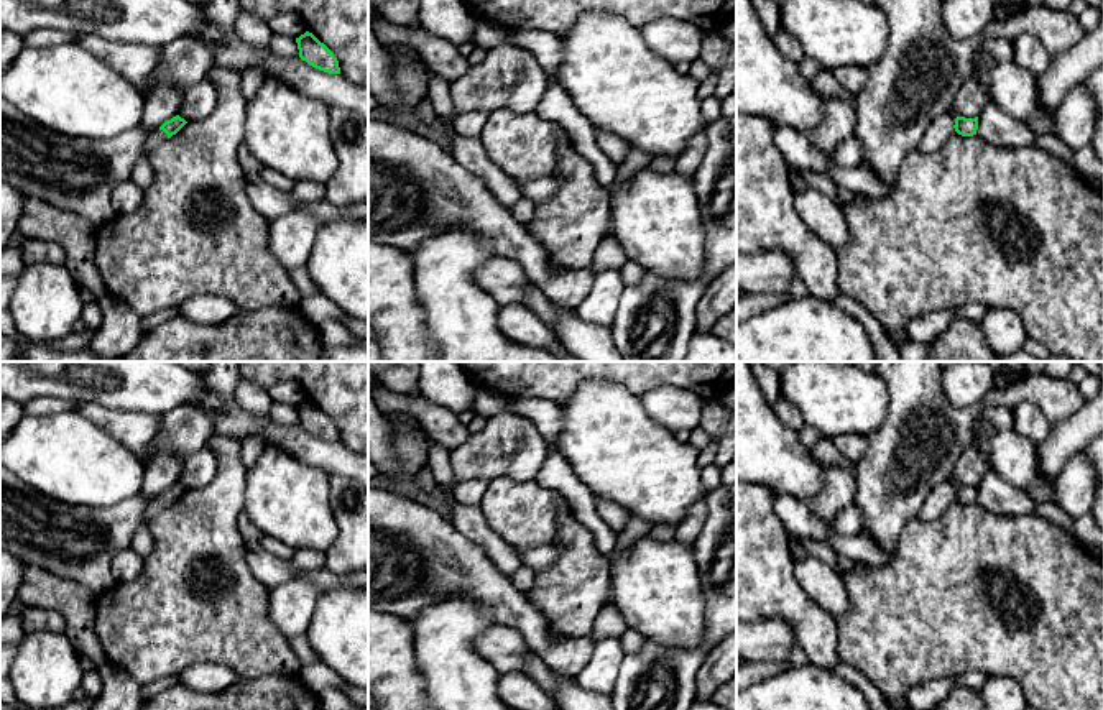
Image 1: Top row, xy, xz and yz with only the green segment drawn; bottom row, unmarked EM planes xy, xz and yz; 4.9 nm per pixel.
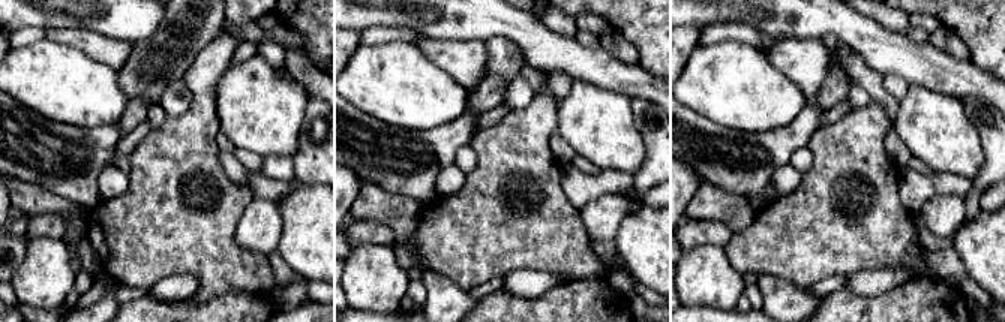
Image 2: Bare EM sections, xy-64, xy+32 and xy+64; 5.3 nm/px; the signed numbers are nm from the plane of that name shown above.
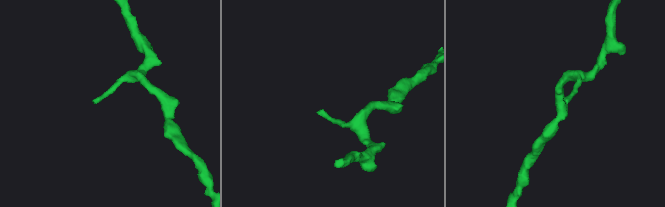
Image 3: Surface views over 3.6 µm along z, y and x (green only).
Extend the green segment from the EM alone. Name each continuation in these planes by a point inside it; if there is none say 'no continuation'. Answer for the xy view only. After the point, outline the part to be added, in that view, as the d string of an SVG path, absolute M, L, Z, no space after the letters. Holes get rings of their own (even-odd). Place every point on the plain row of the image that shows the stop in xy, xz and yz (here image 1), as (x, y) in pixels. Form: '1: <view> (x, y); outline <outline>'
1: xy (156, 505); outline M159 496L151 498L145 513L143 524L148 524L153 518L156 518L166 508L168 508L168 503L163 498Z

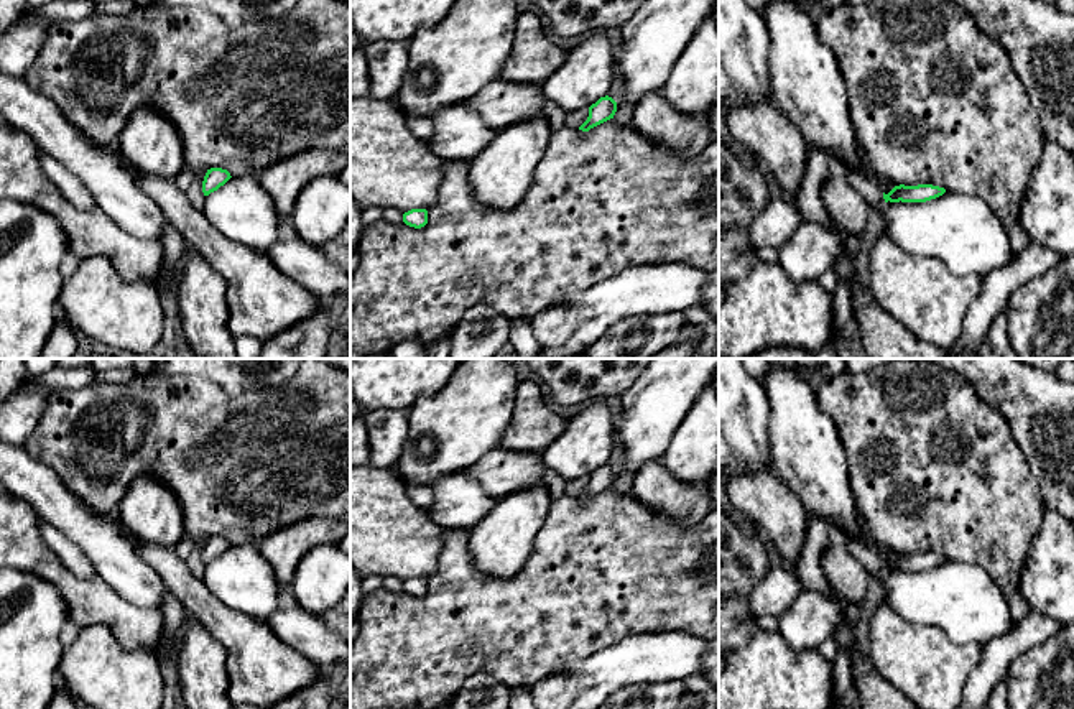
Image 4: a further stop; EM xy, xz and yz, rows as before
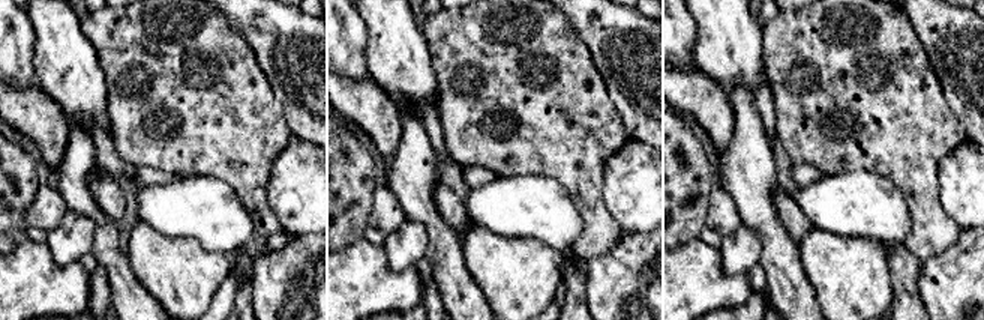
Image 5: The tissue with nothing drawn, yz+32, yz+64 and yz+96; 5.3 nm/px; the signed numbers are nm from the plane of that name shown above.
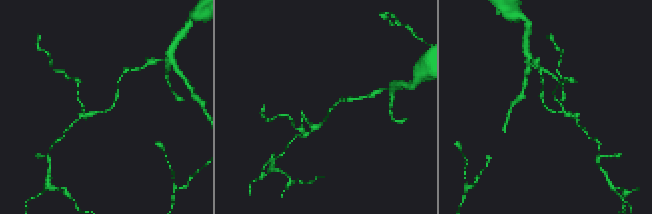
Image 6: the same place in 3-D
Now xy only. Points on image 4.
no continuation

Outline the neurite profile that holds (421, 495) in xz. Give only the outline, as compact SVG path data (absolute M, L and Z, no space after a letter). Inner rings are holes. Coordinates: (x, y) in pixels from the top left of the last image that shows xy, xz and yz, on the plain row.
M391 466L390 470L393 472L395 477L398 477L405 487L411 500L419 507L419 508L429 508L433 503L433 489L429 485L423 484L414 484L414 482L406 482L401 479L398 466Z

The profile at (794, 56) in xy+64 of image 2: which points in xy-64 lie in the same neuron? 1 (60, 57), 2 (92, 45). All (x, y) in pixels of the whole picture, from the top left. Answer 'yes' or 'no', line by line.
1: no
2: yes

